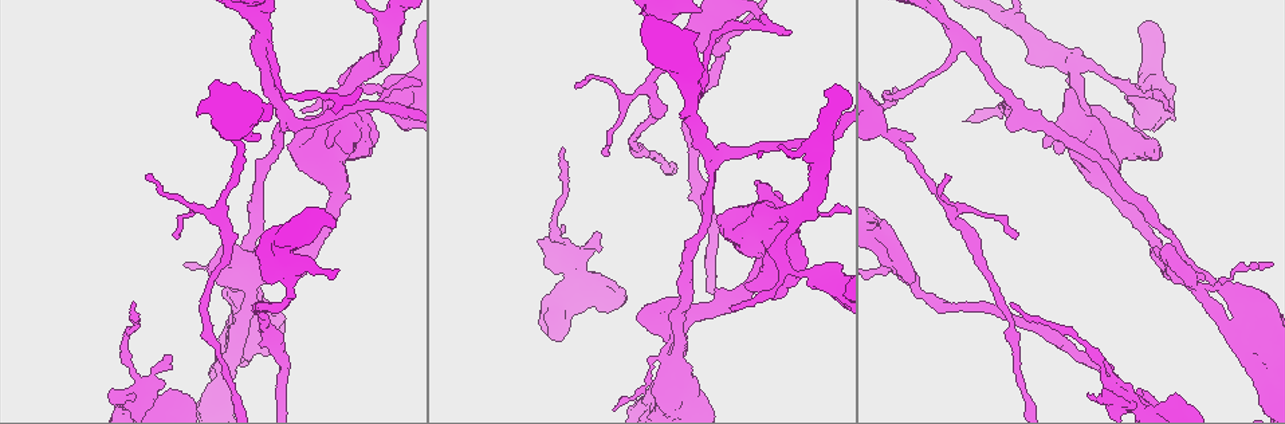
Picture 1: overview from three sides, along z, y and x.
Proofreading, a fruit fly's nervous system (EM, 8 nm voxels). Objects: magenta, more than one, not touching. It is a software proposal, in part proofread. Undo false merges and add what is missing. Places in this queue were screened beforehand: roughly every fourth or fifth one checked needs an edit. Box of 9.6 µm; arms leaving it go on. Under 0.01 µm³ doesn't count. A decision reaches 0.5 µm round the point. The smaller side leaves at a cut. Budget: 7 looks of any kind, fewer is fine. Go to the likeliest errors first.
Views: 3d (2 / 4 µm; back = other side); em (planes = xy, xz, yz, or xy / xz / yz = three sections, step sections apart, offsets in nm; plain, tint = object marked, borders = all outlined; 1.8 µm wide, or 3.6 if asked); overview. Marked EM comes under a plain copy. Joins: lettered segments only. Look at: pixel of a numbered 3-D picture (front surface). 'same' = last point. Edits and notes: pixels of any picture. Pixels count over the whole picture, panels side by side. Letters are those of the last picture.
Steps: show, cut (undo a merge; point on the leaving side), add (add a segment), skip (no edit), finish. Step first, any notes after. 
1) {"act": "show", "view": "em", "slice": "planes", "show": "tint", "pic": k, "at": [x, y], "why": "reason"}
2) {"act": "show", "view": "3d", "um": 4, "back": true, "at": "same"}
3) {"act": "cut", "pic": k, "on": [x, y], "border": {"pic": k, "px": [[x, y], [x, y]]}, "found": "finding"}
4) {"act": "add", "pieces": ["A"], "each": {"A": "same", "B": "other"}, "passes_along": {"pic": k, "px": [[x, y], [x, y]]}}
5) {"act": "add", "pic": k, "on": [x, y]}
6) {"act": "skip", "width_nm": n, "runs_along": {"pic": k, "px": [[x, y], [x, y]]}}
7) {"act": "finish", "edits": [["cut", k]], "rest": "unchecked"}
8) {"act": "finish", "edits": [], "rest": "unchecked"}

{"act": "show", "view": "3d", "um": 2, "pic": 1, "at": [135, 395]}

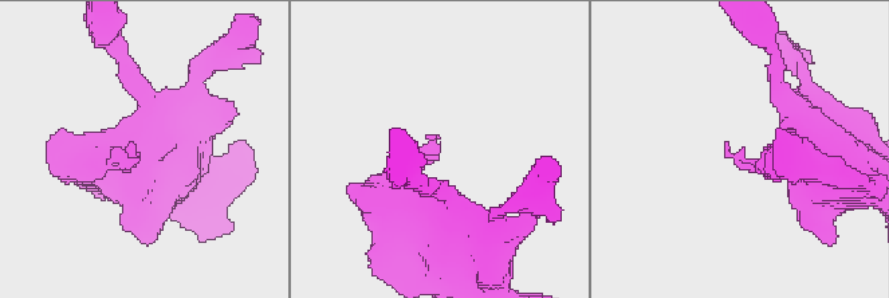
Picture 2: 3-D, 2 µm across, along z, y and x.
{"act": "show", "view": "em", "slice": "planes", "show": "borders", "pic": 2, "at": [433, 134]}

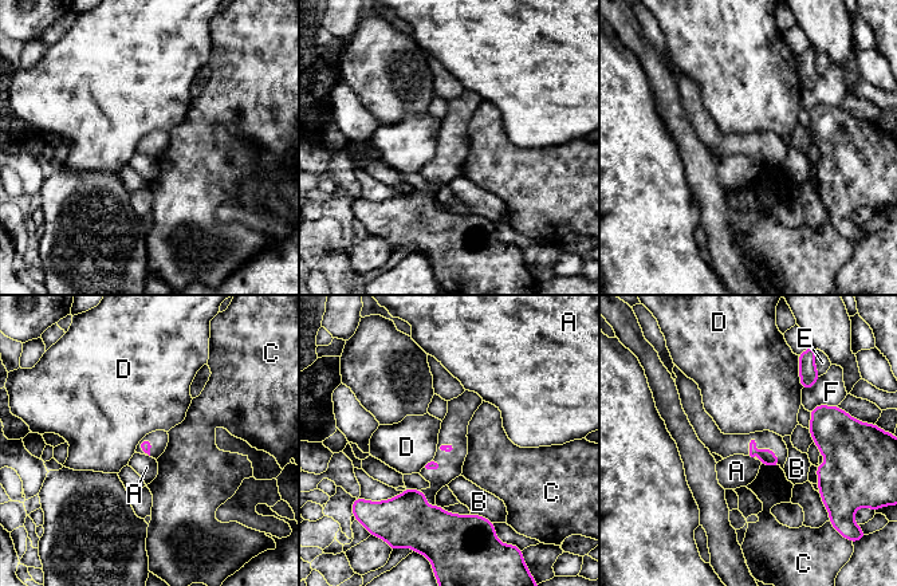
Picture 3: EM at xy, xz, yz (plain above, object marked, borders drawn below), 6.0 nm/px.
{"act": "skip", "each": {"A": "other", "B": "other", "C": "other", "D": "other", "E": "other", "F": "other"}, "border": {"pic": 3, "px": [[798, 366], [802, 388]]}, "found": "no lettered segment goes on from it"}

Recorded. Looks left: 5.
{"act": "show", "view": "em", "slice": "xz", "step": 8, "show": "tint", "pic": 1, "at": [241, 327], "why": "calibre changes"}

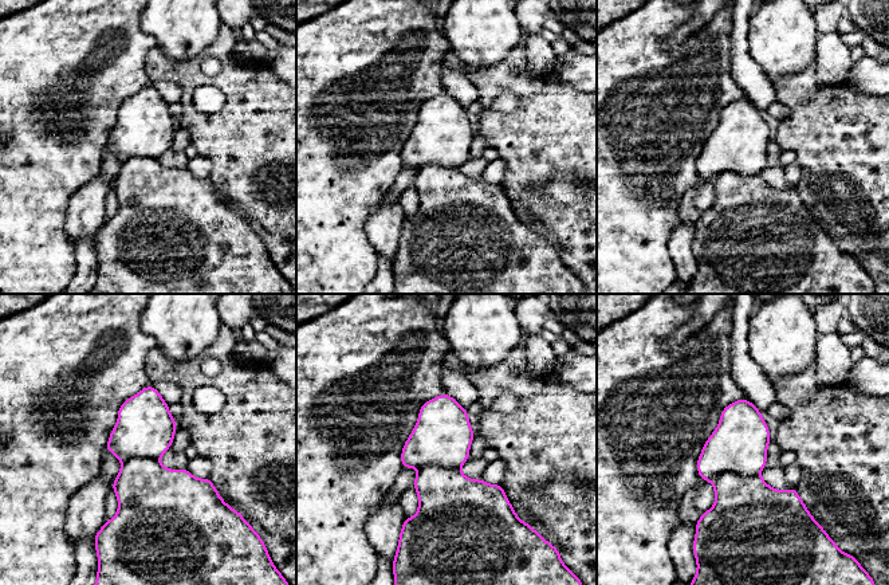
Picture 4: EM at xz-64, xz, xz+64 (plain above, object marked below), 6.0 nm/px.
{"act": "show", "view": "em", "slice": "planes", "show": "borders", "at": "same", "why": "cut it another way"}

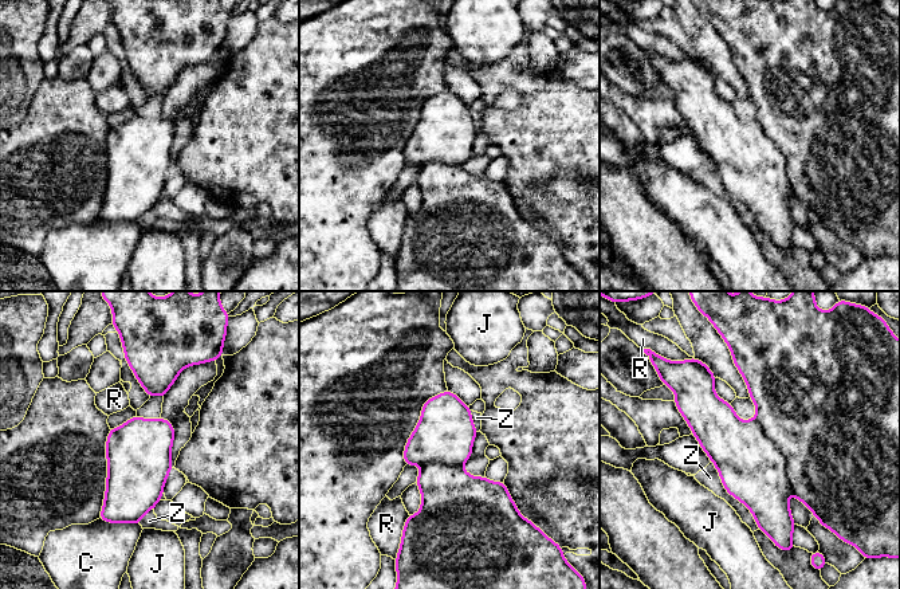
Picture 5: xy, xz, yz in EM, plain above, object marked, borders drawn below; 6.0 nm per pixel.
{"act": "cut", "pic": 5, "on": [814, 428], "longest_contact_nm": ["Z", 500], "each": {"C": "other", "J": "other", "R": "other", "Z": "other"}, "border": {"pic": 5, "px": [[755, 417], [785, 459], [792, 491]]}, "found": "two neurons meet here"}

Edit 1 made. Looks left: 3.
{"act": "show", "view": "overview", "why": "redraw"}

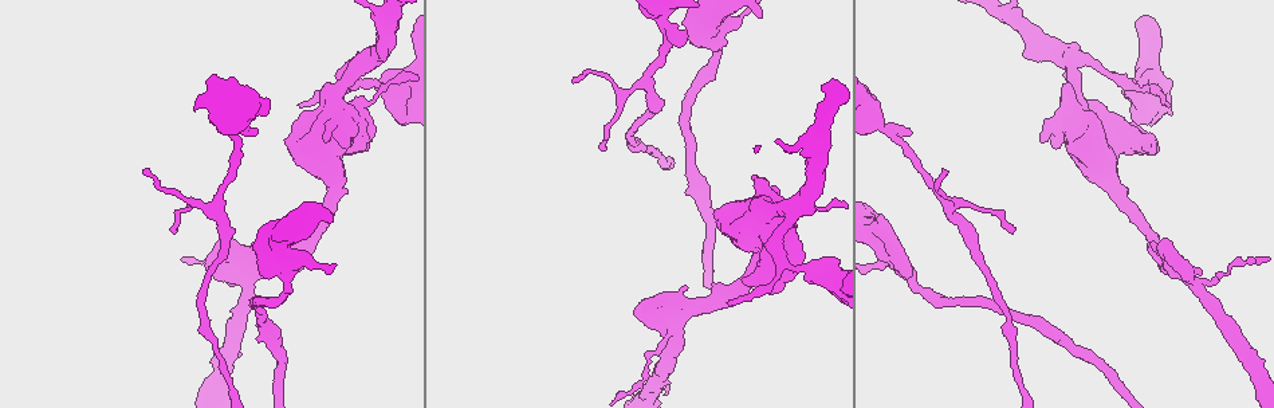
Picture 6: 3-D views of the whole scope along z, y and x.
{"act": "show", "view": "3d", "um": 4, "pic": 6, "at": [820, 272], "why": "four or more arms meet"}

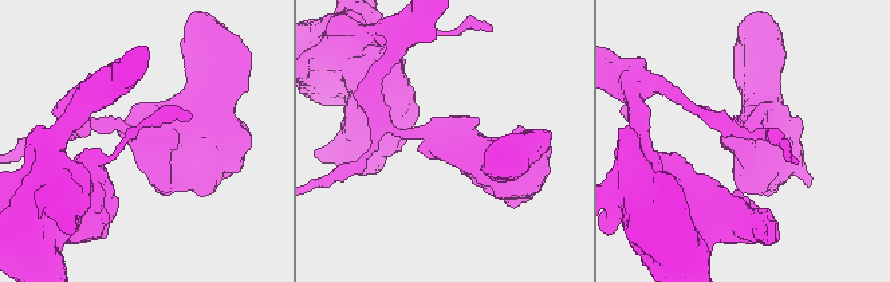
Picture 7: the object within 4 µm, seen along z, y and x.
{"act": "show", "view": "em", "slice": "yz", "step": 8, "show": "borders", "pic": 7, "at": [451, 142], "why": "need the tissue"}

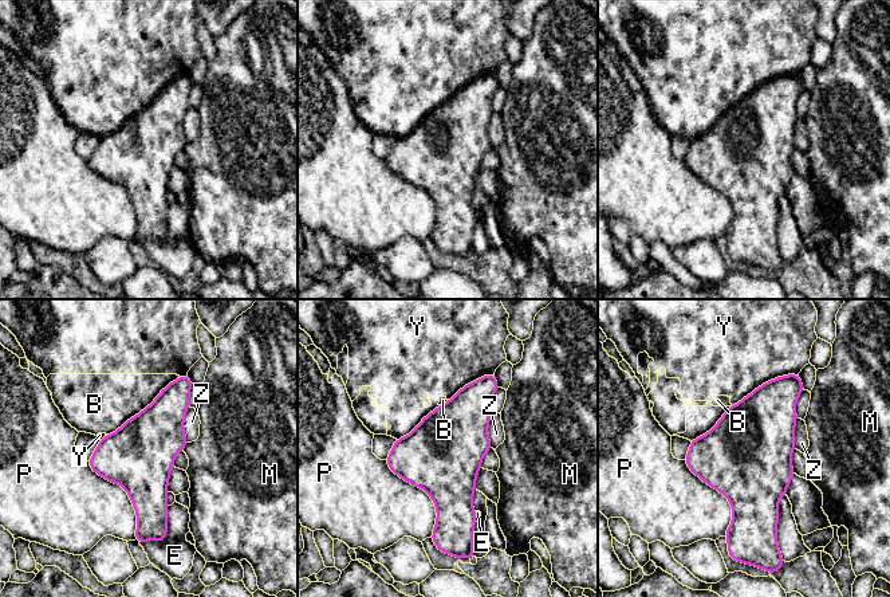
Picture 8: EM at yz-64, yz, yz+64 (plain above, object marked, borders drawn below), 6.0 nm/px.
{"act": "skip", "width_nm": 420, "each": {"B": "other", "E": "other", "M": "other", "P": "other", "Y": "other", "Z": "other"}, "found": "continuous, no second neuron"}

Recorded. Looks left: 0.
{"act": "finish", "edits": [["cut", 5]], "rest": "unchecked"}

